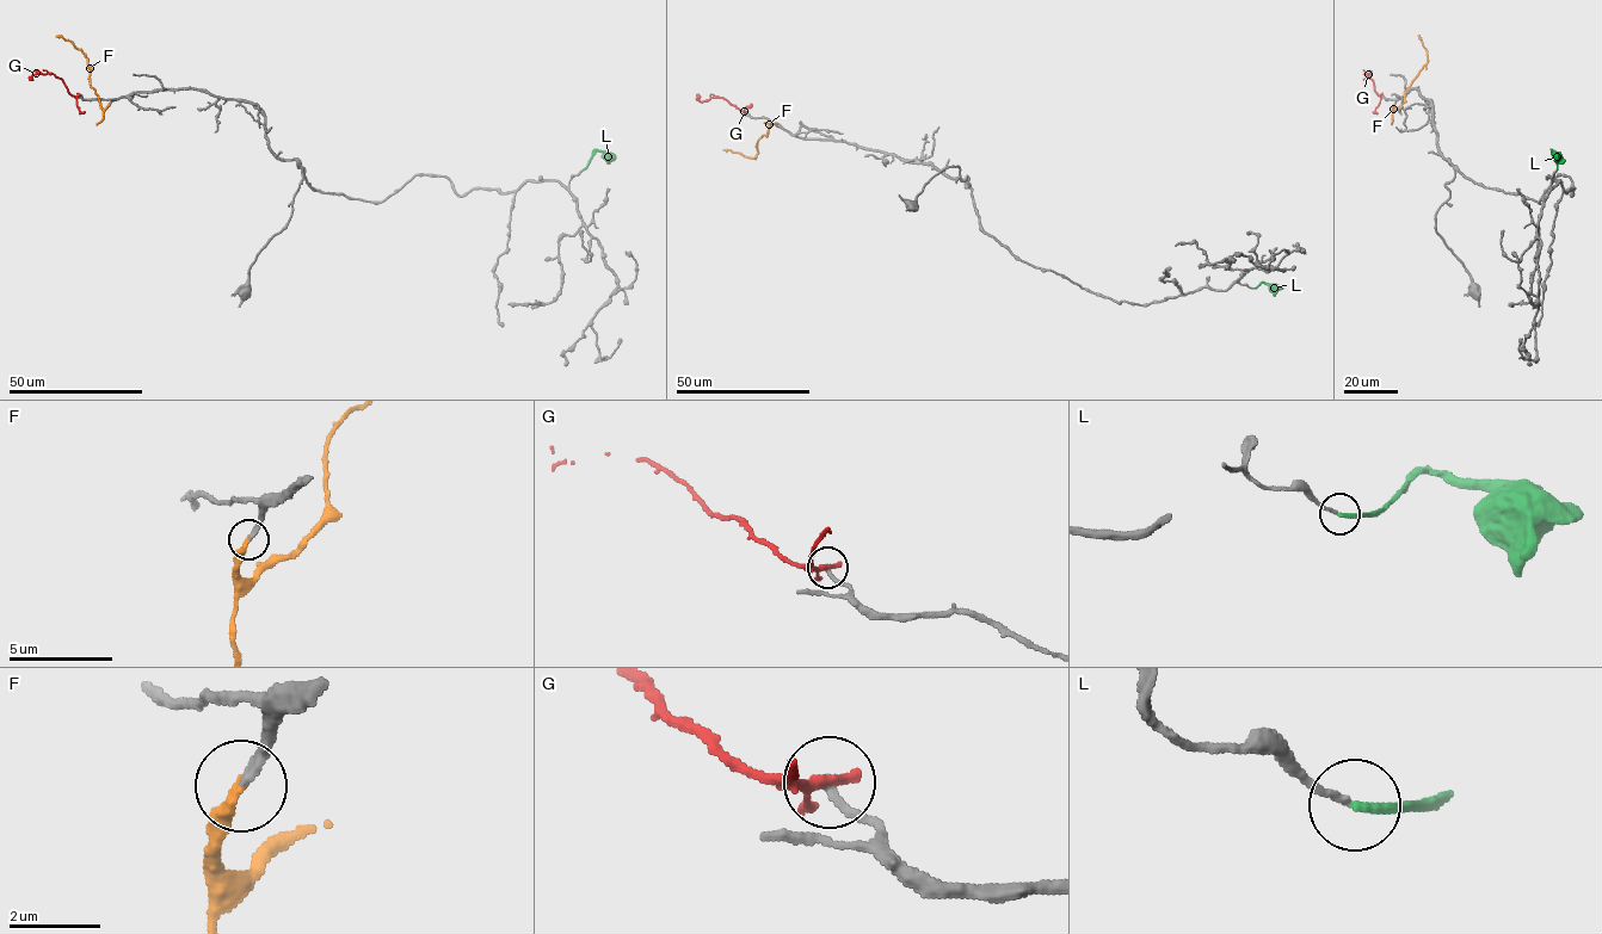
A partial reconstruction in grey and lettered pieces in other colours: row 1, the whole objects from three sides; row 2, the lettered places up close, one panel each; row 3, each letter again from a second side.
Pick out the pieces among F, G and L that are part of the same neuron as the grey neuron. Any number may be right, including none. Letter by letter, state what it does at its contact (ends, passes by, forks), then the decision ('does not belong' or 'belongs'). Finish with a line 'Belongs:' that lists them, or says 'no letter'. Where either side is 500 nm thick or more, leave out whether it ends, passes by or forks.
F: it ends there; belongs
G: it forks there; does not belong
L: it ends there; does not belong
Belongs: F

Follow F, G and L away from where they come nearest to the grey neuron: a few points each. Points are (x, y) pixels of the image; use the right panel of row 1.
F: (1394, 104), (1396, 109), (1404, 101), (1404, 91), (1427, 62), (1427, 50), (1418, 36)
G: (1380, 96), (1367, 74), (1371, 74), (1363, 80)
L: (1557, 169), (1552, 150), (1562, 164)

